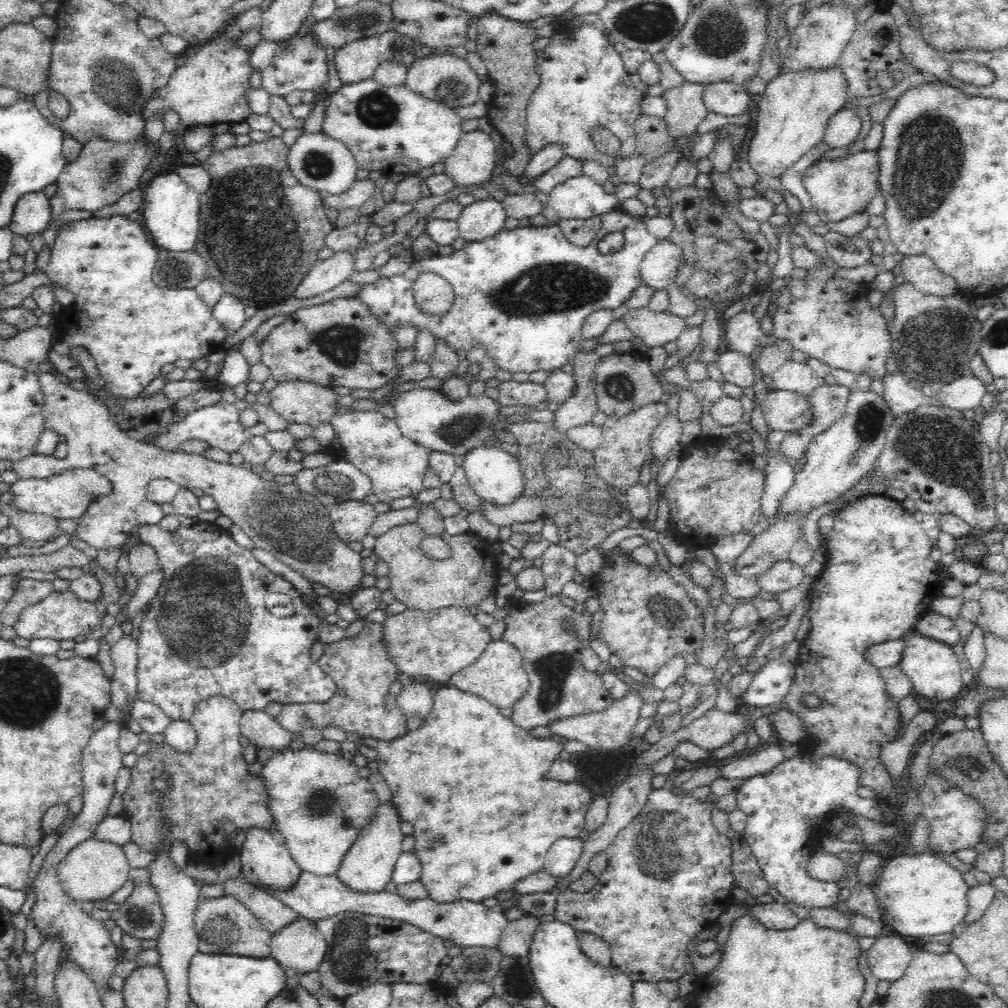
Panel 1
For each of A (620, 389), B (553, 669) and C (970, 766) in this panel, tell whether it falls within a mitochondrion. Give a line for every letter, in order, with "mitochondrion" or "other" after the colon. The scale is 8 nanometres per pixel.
A: mitochondrion
B: mitochondrion
C: mitochondrion

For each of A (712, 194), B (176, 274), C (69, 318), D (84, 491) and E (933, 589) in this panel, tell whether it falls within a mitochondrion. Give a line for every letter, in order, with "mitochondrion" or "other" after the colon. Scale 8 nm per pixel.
A: other
B: mitochondrion
C: other
D: mitochondrion
E: other

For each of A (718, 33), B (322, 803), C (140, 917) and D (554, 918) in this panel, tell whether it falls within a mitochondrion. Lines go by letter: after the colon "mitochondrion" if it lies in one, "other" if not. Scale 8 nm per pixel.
A: mitochondrion
B: mitochondrion
C: mitochondrion
D: other

